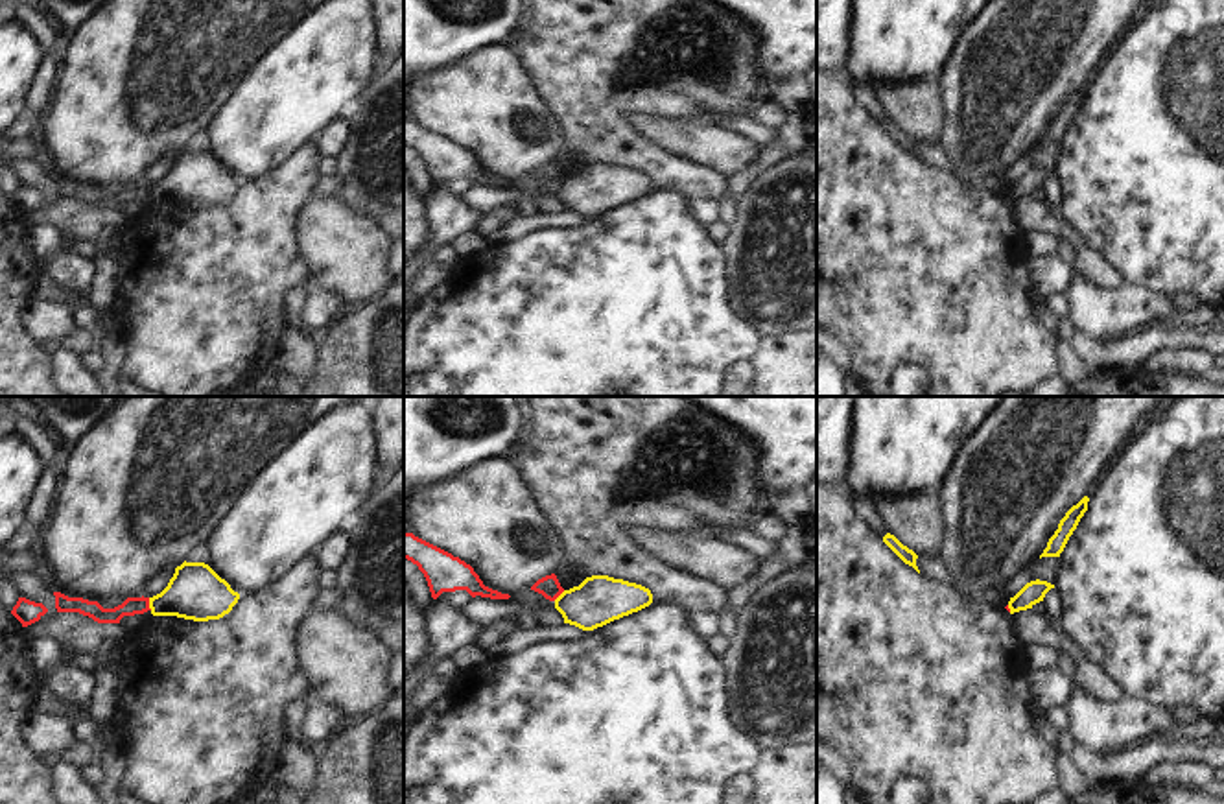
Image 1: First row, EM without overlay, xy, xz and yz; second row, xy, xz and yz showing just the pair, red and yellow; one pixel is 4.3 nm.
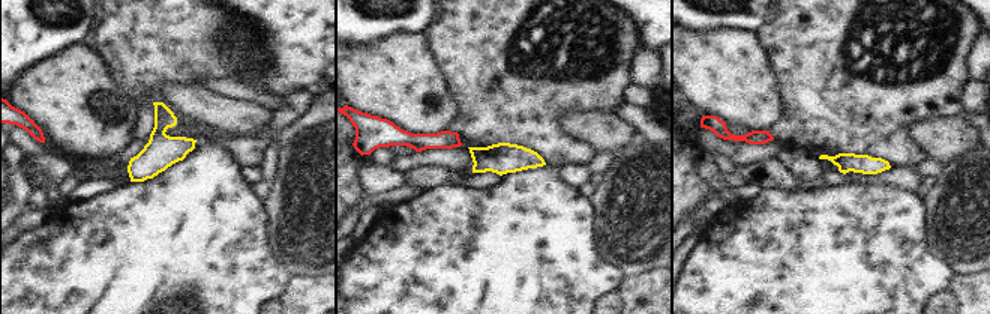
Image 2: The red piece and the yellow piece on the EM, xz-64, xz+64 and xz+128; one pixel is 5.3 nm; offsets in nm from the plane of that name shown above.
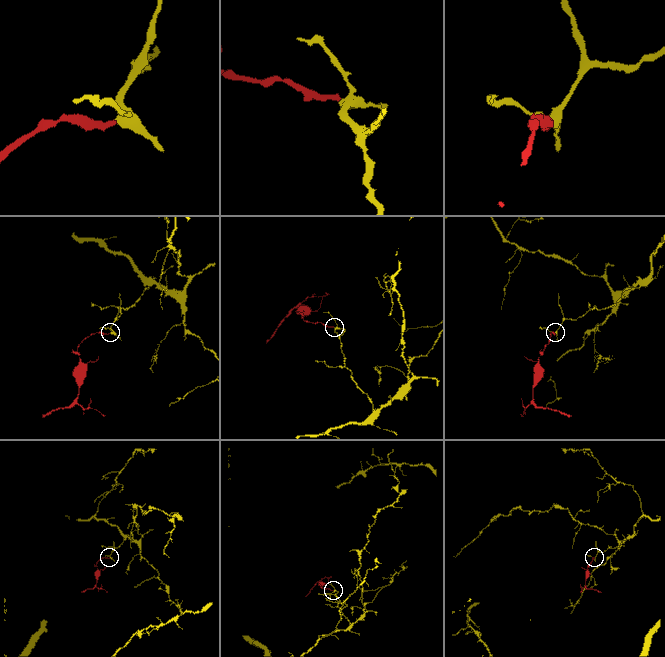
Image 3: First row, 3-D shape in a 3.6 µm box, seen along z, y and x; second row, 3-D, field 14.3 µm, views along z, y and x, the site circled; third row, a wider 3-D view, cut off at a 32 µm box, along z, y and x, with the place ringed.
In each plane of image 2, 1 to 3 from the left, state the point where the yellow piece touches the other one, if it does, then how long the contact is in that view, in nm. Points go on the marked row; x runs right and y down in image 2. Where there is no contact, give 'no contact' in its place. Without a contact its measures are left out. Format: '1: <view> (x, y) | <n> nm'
1: no contact
2: no contact
3: no contact

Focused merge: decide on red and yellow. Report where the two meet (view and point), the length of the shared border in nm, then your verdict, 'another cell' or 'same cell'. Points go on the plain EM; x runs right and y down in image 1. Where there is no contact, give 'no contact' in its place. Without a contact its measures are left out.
xy (148, 190) | 60 nm | another cell

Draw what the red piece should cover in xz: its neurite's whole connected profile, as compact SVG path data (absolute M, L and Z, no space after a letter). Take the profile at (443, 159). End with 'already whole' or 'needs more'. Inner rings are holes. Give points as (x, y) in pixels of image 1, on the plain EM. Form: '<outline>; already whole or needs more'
M404 118L404 146L411 148L424 160L431 184L437 186L442 179L466 177L472 184L509 186L483 171L470 151L452 140Z; already whole

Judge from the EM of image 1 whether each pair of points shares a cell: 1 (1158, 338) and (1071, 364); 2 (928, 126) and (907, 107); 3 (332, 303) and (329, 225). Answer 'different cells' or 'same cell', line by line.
1: different cells
2: same cell
3: different cells

